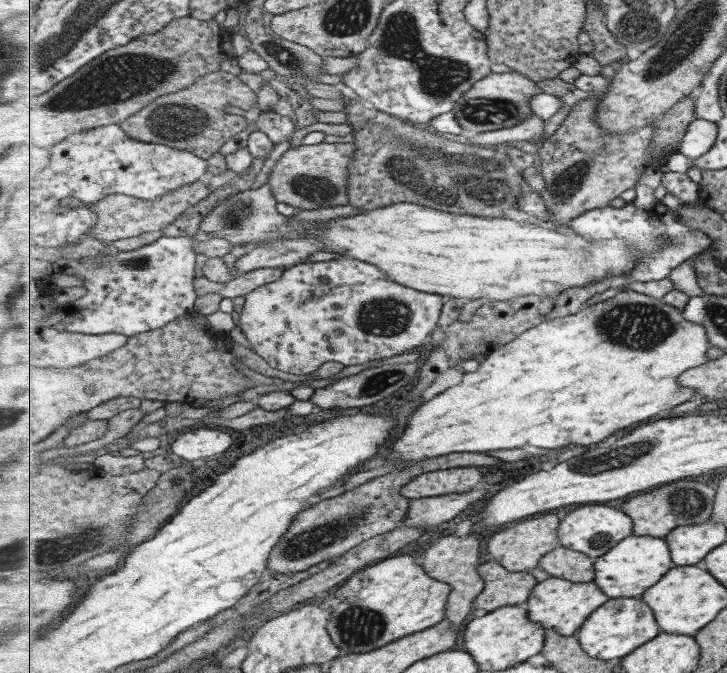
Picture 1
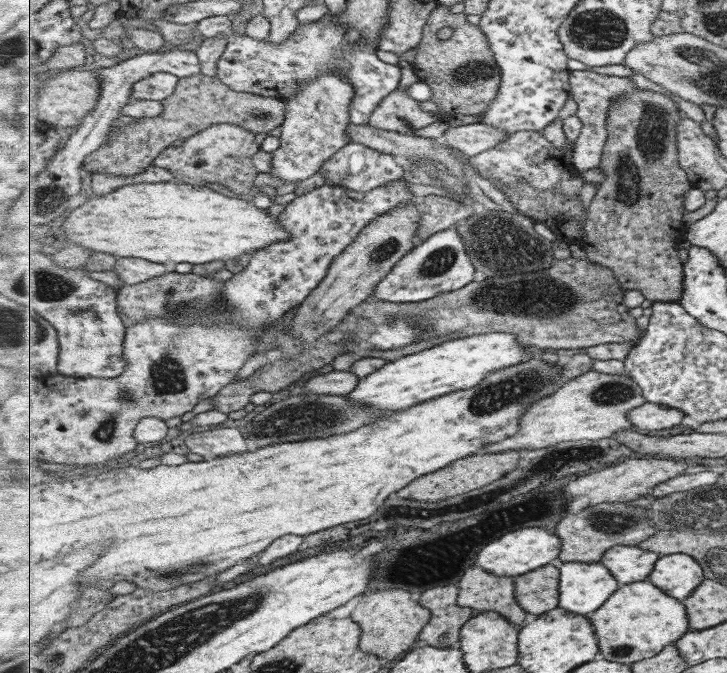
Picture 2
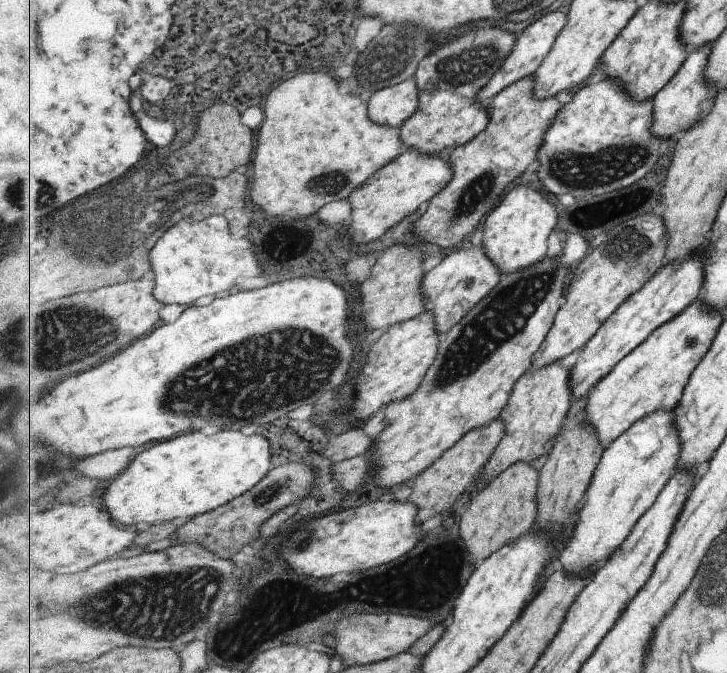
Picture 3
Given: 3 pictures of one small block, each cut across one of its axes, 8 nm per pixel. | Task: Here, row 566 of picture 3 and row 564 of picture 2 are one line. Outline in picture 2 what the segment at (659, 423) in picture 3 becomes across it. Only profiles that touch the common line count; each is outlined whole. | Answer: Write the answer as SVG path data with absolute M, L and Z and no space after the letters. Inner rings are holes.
M601 562L563 563L560 572L562 595L559 607L577 614L593 614L622 586Z

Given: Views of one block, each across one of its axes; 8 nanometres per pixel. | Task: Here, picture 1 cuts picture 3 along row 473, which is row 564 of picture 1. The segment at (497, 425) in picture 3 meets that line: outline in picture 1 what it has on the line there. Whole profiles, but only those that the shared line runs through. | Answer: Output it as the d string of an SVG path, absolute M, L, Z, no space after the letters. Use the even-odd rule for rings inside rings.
M467 534L462 537L446 535L433 543L423 554L425 559L422 566L427 570L427 573L432 578L453 586L445 619L449 620L450 618L452 624L458 626L467 620L469 614L473 614L473 610L477 610L475 608L476 601L486 588L486 581L478 570L482 567L481 562L483 562L481 560L481 540L475 534Z

